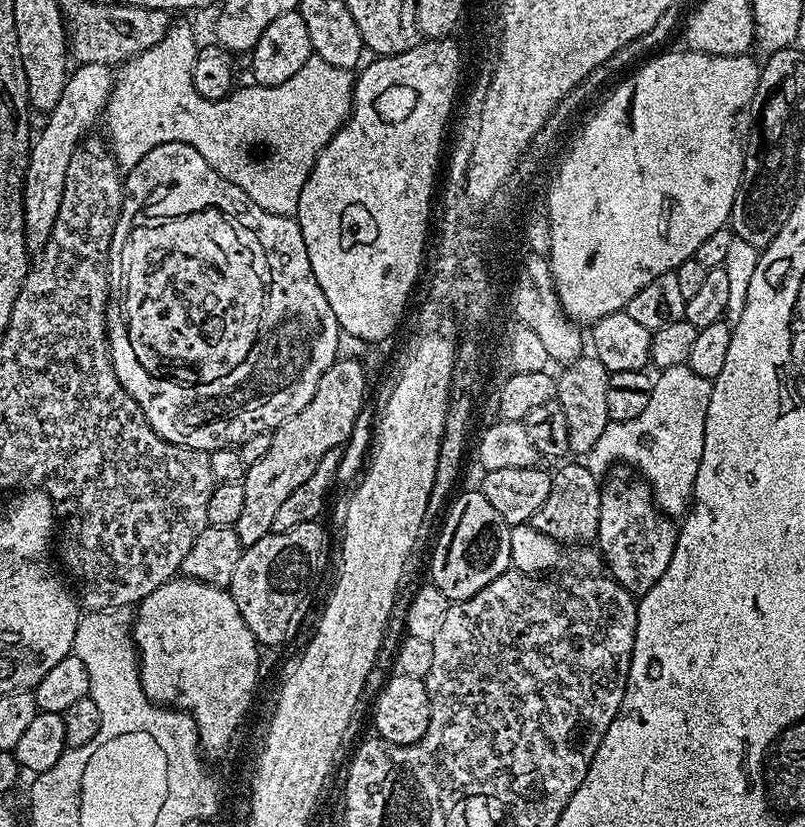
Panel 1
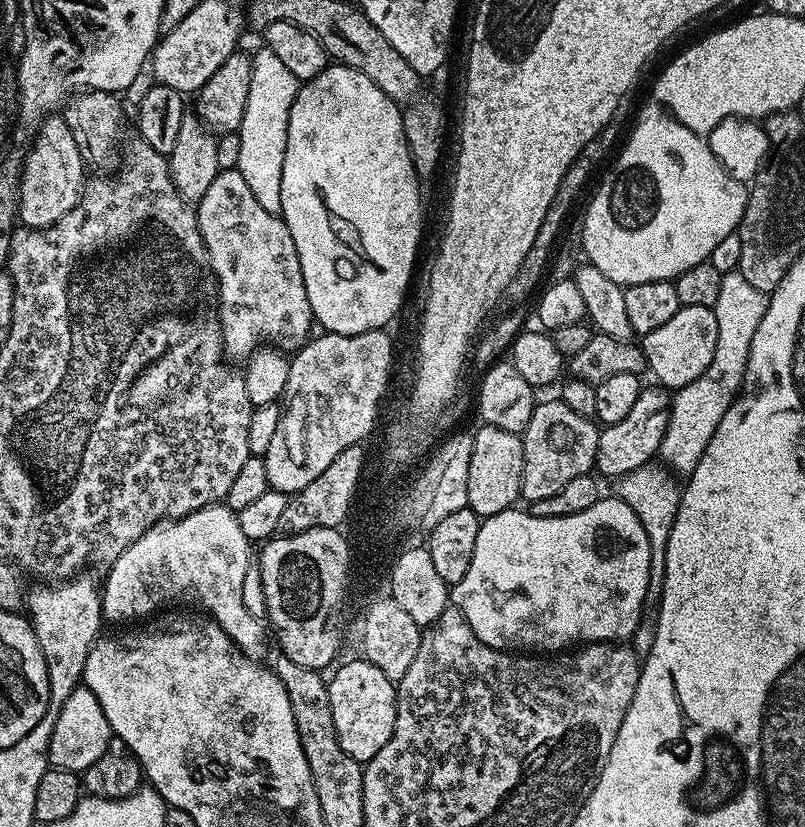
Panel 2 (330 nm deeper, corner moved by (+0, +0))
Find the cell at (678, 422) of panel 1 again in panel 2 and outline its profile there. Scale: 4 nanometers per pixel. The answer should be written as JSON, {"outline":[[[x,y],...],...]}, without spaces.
{"outline":[[[651,464],[644,465],[617,481],[616,495],[638,515],[642,528],[650,541],[650,582],[647,583],[646,598],[643,599],[639,626],[635,628],[635,634],[630,641],[632,651],[641,660],[648,656],[654,644],[654,634],[657,630],[661,606],[661,590],[664,589],[666,543],[669,541],[670,530],[673,529],[673,520],[680,504],[681,491],[679,485],[676,486],[674,479],[676,478],[667,469]]]}

